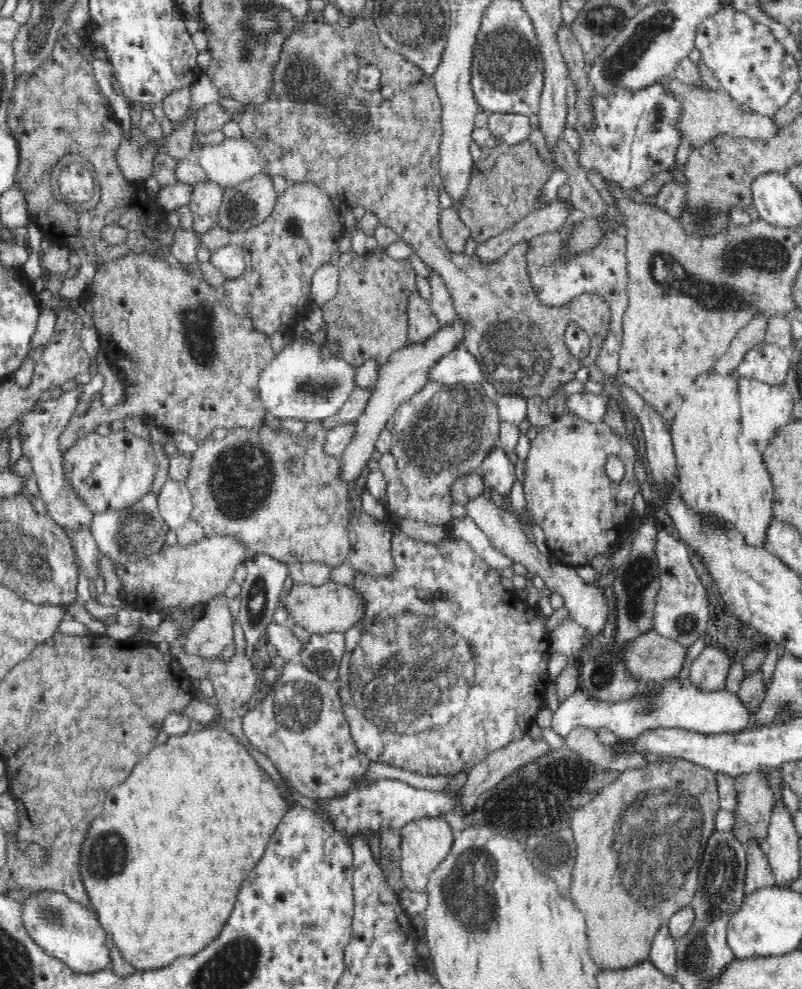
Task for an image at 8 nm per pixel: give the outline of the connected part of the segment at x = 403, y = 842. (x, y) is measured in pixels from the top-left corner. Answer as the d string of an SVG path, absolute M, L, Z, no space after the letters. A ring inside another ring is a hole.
M443 816L416 818L400 829L401 872L403 883L412 892L425 892L428 878L444 861L453 842L453 830Z

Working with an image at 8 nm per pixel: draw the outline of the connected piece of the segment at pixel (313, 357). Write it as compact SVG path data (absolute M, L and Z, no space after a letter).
M292 338L274 355L261 372L258 384L266 413L278 419L296 418L304 422L331 418L354 393L359 368L345 360L337 352L326 352L324 346L306 340Z

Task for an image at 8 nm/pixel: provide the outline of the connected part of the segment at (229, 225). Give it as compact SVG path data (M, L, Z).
M263 171L241 185L236 185L234 188L224 188L215 226L232 233L249 231L254 226L264 222L264 219L272 212L276 195L277 192L274 190L269 175Z

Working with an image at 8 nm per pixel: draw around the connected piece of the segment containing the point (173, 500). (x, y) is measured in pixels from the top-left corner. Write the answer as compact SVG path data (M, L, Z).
M168 478L157 496L160 514L172 530L191 518L194 503L186 480Z

